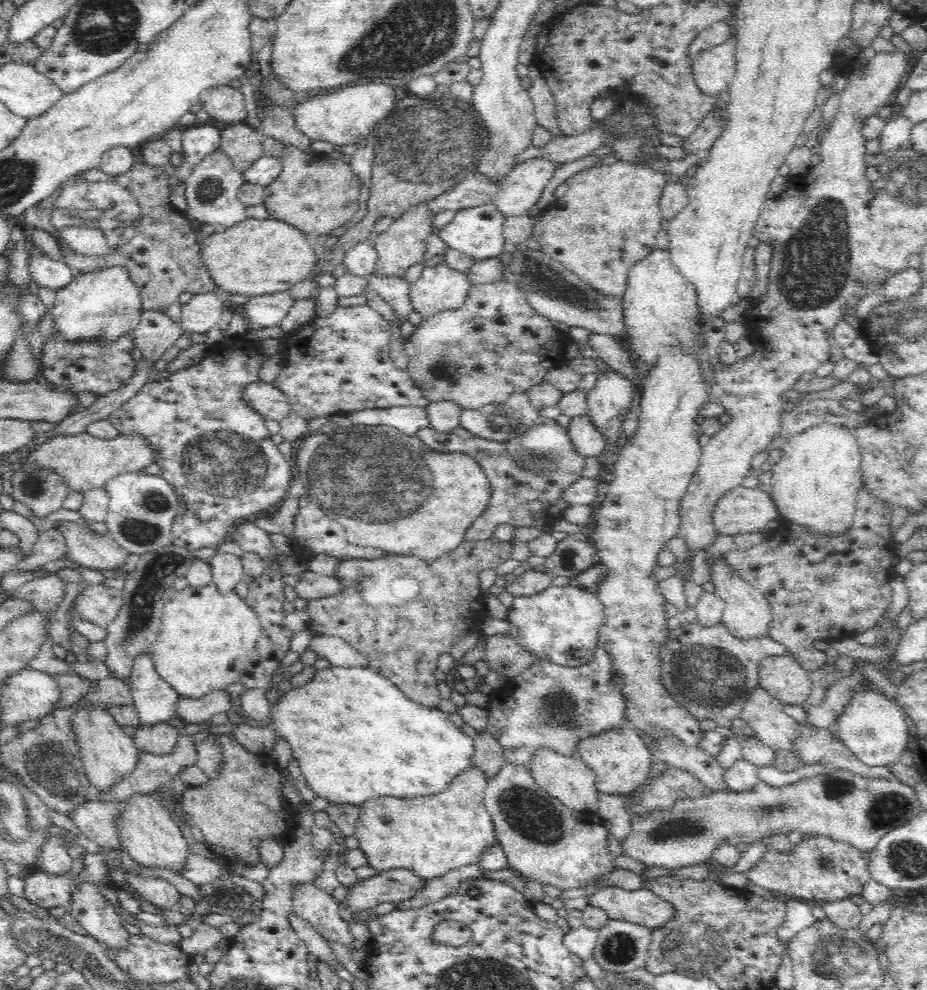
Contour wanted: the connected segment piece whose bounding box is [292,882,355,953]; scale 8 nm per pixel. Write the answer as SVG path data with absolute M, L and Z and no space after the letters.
M313 882L298 884L294 890L293 912L308 921L323 938L344 945L352 953L355 939L349 922L338 913L338 905L330 893L320 890Z

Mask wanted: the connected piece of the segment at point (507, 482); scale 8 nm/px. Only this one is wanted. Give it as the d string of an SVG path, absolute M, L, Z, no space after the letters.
M539 415L526 432L514 436L513 439L502 440L502 442L478 437L461 426L448 433L438 432L432 427L422 428L422 430L416 432L416 436L422 440L423 444L437 452L465 453L468 456L472 456L487 475L492 491L491 500L486 511L467 530L464 541L468 542L489 542L494 535L494 531L501 524L512 525L515 529L525 527L539 527L542 529L546 524L548 526L554 525L562 518L564 510L570 506L566 503L565 491L574 482L582 478L582 471L586 466L587 458L577 452L569 437L568 429L558 425L556 419L542 415Z

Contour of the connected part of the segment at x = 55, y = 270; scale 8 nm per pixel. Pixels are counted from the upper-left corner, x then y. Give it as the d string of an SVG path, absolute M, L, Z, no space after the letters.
M36 249L30 252L28 264L31 278L38 286L53 288L56 291L65 287L75 273L65 260L55 261Z

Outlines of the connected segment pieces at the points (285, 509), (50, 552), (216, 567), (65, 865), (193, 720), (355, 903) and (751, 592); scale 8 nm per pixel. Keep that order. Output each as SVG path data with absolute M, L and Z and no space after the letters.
M286 496L282 500L282 508L274 513L269 513L266 517L259 517L252 522L269 534L281 534L285 537L290 537L291 530L294 529L294 520L298 517L298 514L299 500Z
M51 527L39 533L39 538L32 548L32 554L25 556L18 562L18 569L22 571L38 571L39 566L44 566L52 560L64 558L66 555L66 539L57 528Z
M221 553L212 556L208 562L212 567L213 582L222 594L233 592L244 578L244 565L239 556Z
M56 834L43 844L38 858L37 869L46 871L46 873L61 875L72 868L73 858L64 846L64 837L56 836Z
M225 689L212 690L200 698L178 696L176 717L185 724L198 724L210 720L214 714L228 712L232 708L232 698Z
M405 868L384 870L373 877L358 880L348 889L343 900L352 914L362 910L375 909L382 902L399 903L411 899L426 882L415 872Z
M716 557L709 564L710 583L715 587L715 594L725 602L722 623L736 638L751 639L768 636L769 626L773 619L769 602L761 593L752 587L752 584L743 581L740 575L736 575L730 566L722 563L722 557Z

